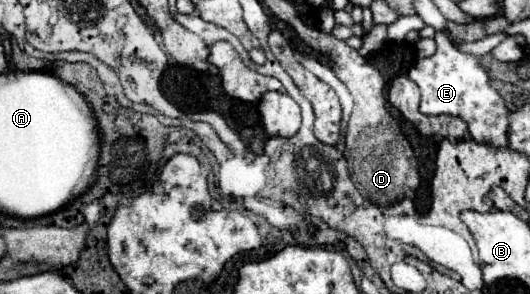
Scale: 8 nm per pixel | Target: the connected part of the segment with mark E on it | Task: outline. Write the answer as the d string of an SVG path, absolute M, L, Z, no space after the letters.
M443 30L435 32L437 52L429 58L417 60L409 70L409 78L421 88L421 112L423 114L449 114L467 122L469 134L477 142L491 142L493 146L507 148L507 106L503 98L489 86L487 70L475 56L459 52Z

